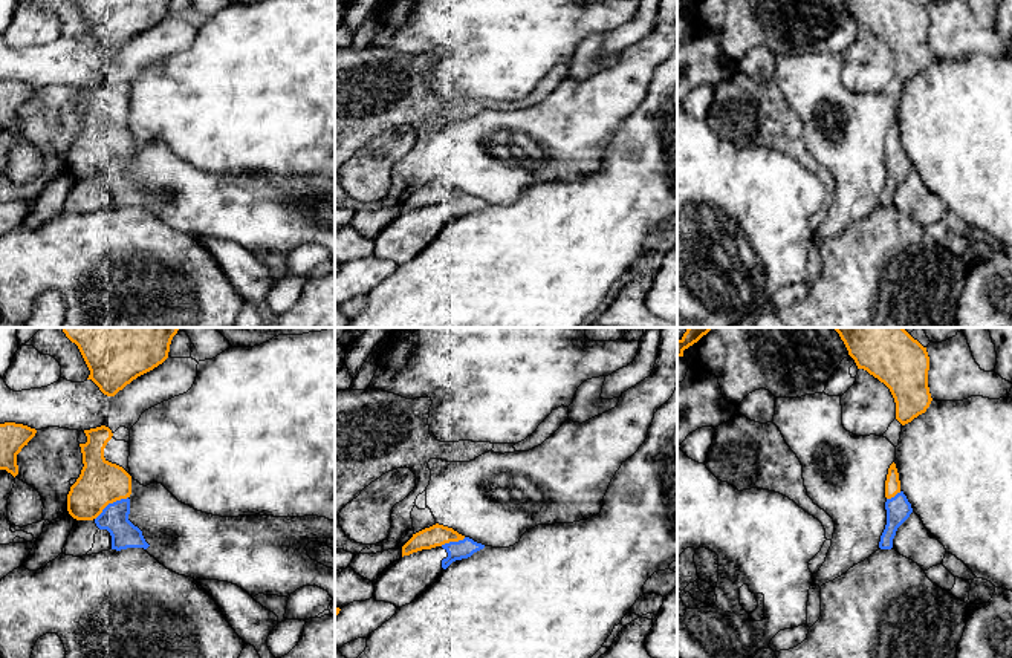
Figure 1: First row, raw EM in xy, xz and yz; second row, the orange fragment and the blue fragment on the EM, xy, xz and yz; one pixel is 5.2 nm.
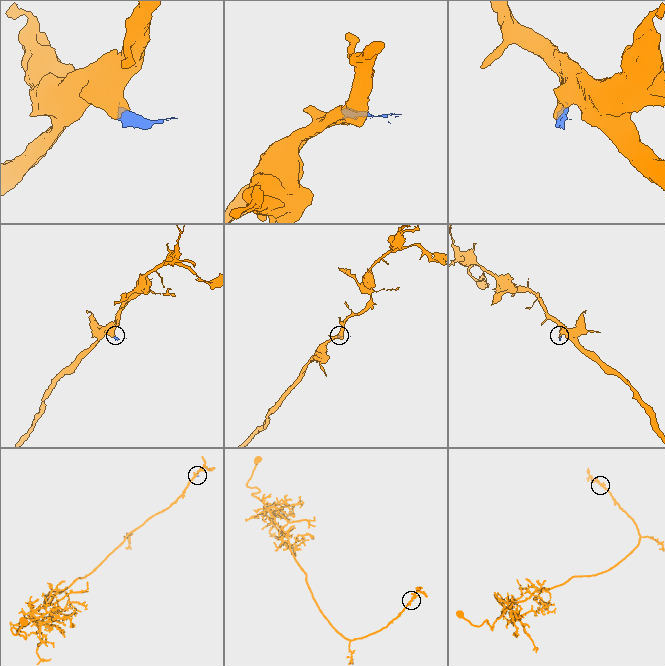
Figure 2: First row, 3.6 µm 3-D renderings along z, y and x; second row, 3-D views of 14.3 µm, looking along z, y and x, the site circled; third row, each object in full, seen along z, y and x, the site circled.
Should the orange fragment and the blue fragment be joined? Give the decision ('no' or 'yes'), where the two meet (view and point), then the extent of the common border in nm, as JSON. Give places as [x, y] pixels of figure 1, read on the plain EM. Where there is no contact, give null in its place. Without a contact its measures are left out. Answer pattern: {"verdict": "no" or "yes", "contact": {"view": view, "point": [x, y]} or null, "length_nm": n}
{"verdict": "yes", "contact": {"view": "xy", "point": [110, 159]}, "length_nm": 220}

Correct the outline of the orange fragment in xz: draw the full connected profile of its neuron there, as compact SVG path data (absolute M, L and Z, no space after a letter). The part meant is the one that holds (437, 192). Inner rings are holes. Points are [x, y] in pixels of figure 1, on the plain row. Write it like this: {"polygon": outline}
{"polygon": "M436 181L413 191L413 194L402 204L402 214L436 204L442 204L448 210L448 214L442 217L443 226L452 219L468 216L485 205L485 202L459 191L452 185Z"}

